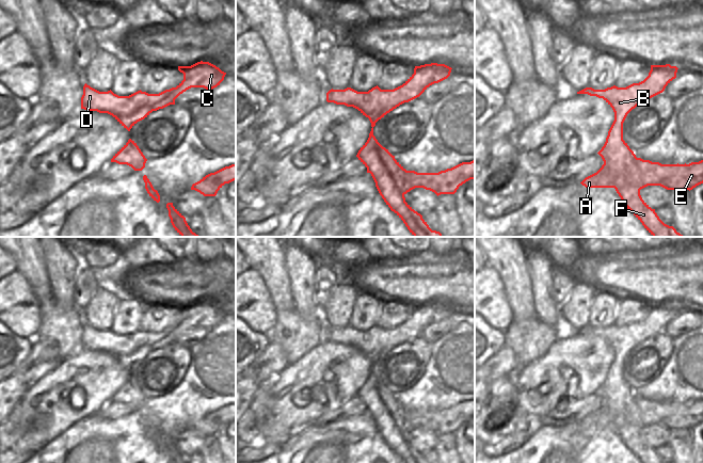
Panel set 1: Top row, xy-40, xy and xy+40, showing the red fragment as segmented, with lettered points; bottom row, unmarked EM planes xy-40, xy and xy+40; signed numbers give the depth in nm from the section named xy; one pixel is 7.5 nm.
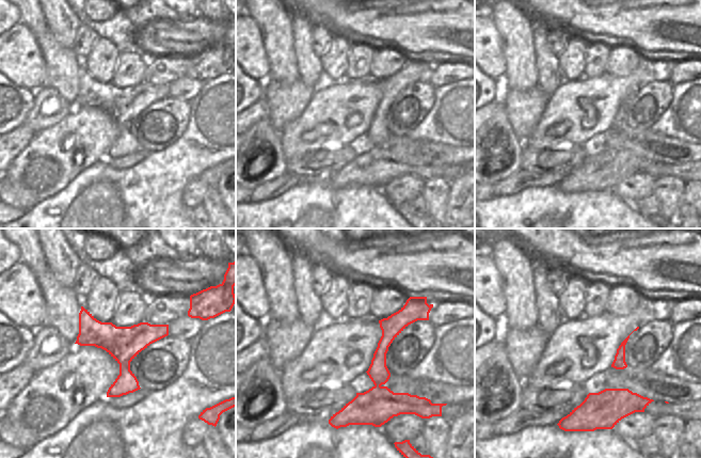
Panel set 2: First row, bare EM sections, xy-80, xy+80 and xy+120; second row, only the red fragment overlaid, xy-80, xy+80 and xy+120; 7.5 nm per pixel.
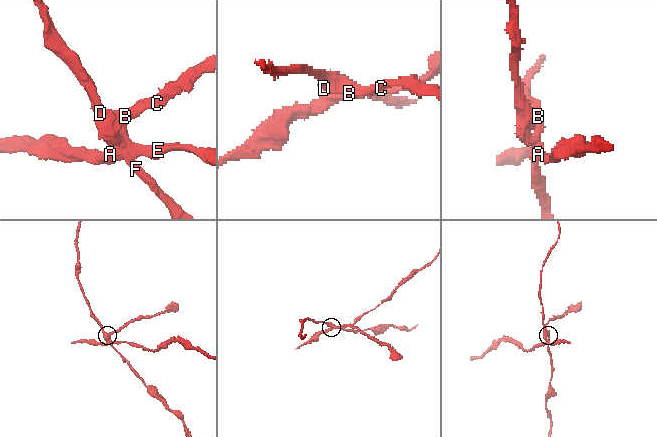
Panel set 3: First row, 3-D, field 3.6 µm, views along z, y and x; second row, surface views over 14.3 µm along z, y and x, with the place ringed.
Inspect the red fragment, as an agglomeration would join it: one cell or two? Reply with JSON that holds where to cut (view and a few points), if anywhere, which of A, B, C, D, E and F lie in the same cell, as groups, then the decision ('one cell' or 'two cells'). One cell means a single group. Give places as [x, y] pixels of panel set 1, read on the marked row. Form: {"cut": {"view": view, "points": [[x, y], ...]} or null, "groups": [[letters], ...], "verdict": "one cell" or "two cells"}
{"cut": {"view": "xy+40", "points": [[626, 155], [625, 181], [628, 185], [636, 185], [640, 189]]}, "groups": [["A", "E"], ["B", "C", "D", "F"]], "verdict": "two cells"}

